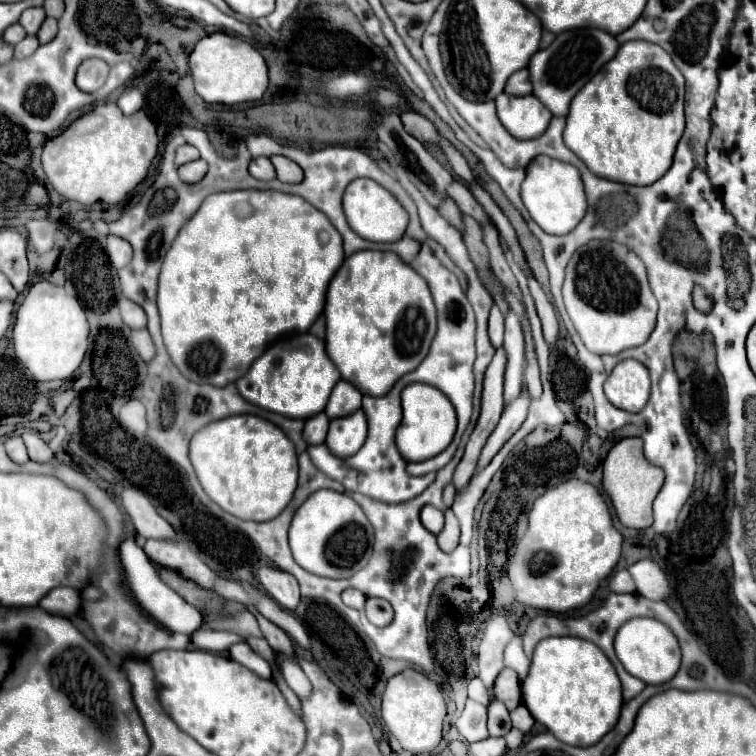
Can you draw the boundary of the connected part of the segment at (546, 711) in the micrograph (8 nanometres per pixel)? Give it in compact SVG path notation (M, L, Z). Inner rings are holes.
M547 637L533 653L529 675L521 683L523 703L535 721L543 723L567 745L589 747L609 733L619 719L621 681L607 655L595 643L579 637Z

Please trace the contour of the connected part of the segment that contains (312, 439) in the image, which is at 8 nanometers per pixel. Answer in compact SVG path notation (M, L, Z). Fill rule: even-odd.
M321 413L321 415L315 415L313 419L307 419L303 429L303 439L307 441L307 445L319 445L325 441L327 431L329 431L329 417Z

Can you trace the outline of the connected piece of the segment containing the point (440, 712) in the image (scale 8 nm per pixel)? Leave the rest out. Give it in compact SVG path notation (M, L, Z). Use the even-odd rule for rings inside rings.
M405 669L387 681L381 713L383 713L383 721L387 723L391 733L401 741L403 749L411 753L429 753L441 741L441 725L447 707L445 707L441 687L437 683L433 683L431 679L427 679L423 673L415 669L411 671ZM419 713L421 713L421 725L419 725Z

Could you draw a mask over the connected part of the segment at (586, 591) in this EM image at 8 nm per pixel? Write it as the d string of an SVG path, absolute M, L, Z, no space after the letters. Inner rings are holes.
M569 479L537 497L527 515L529 549L519 549L507 563L517 601L555 613L583 607L621 557L623 535L615 529L605 499L591 483Z

